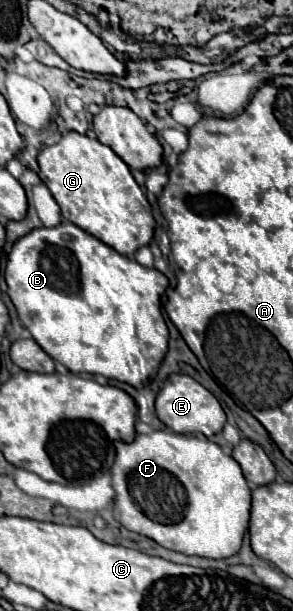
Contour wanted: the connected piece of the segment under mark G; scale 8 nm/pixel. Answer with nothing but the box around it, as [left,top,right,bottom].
[38,132,154,256]

